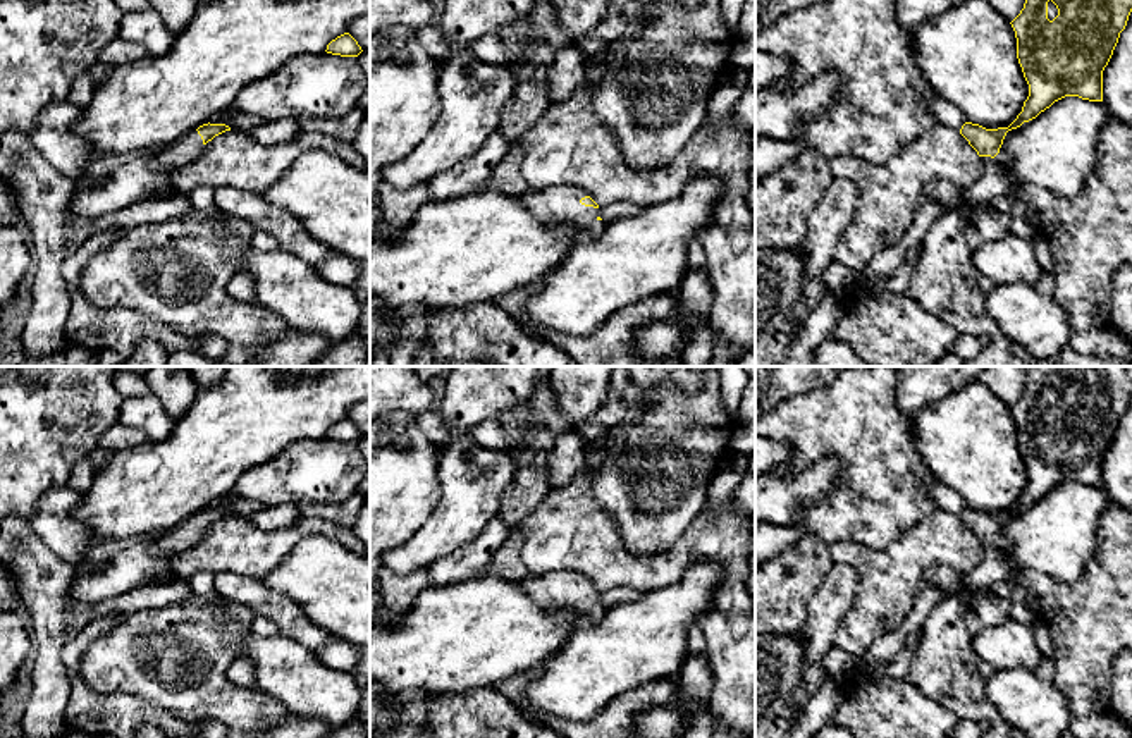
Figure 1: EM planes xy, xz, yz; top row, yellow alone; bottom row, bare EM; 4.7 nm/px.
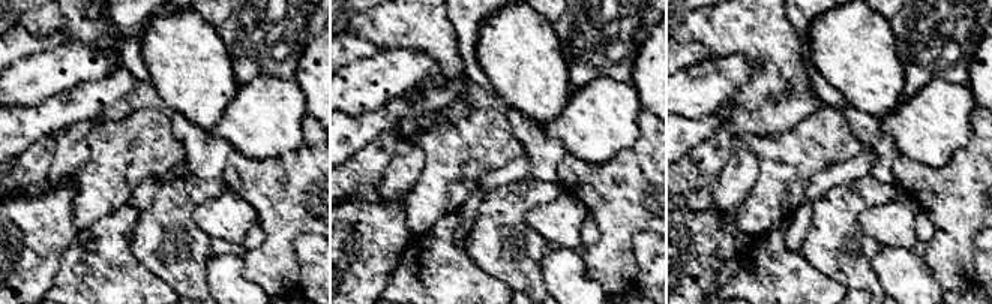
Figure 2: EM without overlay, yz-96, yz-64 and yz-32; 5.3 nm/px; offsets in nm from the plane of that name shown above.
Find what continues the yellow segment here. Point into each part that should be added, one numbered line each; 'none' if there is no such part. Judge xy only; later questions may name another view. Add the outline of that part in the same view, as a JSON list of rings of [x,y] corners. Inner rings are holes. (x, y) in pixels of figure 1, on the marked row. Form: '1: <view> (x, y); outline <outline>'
1: xy (145, 178); outline [[[194,129],[175,143],[112,170],[102,181],[77,186],[71,215],[96,220],[138,201],[172,196],[169,174],[196,158],[201,146],[203,139]]]

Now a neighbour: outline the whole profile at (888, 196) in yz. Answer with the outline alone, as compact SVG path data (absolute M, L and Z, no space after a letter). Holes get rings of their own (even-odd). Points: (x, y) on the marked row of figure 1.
M943 124L886 163L834 157L829 165L857 186L853 217L834 248L834 260L855 274L905 237L931 182L967 188L982 177L982 157L960 131Z

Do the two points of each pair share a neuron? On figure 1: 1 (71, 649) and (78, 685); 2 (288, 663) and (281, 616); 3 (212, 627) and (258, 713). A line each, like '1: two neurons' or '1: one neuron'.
1: one neuron
2: two neurons
3: one neuron

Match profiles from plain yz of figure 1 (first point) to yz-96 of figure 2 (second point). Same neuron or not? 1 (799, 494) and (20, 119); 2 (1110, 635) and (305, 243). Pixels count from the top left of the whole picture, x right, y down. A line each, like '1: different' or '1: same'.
1: different
2: different

